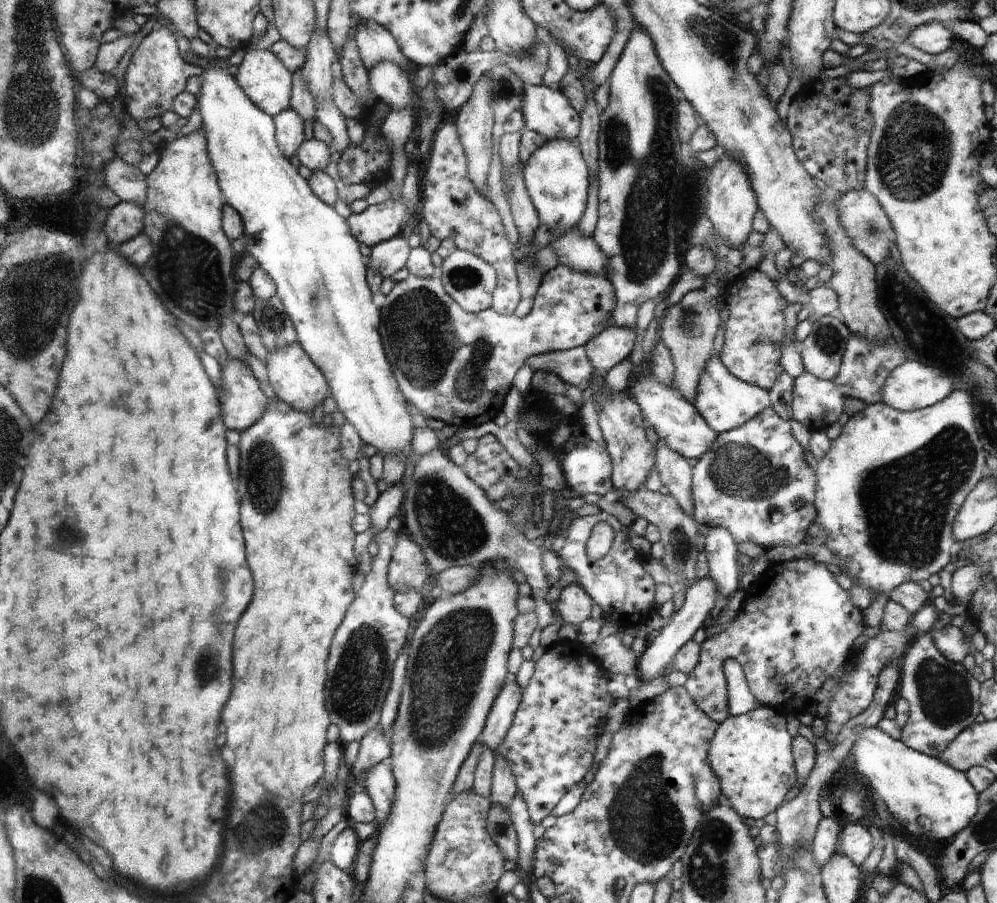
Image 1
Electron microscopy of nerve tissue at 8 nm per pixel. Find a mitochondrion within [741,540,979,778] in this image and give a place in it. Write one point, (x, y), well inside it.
(945, 698)

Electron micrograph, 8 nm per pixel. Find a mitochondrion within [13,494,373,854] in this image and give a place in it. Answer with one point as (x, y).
(206, 667)

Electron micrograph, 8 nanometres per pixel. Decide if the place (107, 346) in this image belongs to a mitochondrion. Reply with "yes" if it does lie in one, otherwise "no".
no

